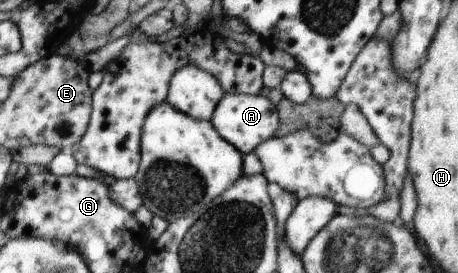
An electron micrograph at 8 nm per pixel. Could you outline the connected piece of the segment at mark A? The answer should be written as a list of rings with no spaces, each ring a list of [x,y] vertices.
[[[226,93],[215,105],[215,111],[210,122],[218,130],[218,133],[226,138],[232,146],[235,146],[235,149],[238,149],[242,155],[253,152],[263,141],[277,136],[278,131],[275,107],[263,97],[263,94],[229,95]]]

